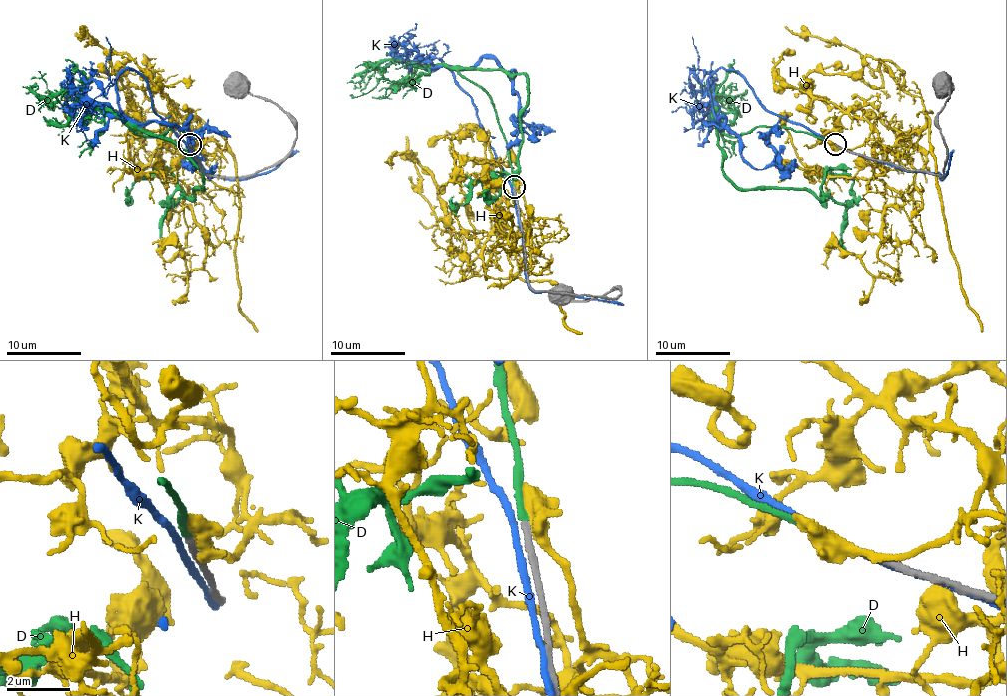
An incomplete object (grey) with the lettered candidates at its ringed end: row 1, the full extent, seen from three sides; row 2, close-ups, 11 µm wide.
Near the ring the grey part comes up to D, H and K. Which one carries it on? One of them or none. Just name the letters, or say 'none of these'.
D

